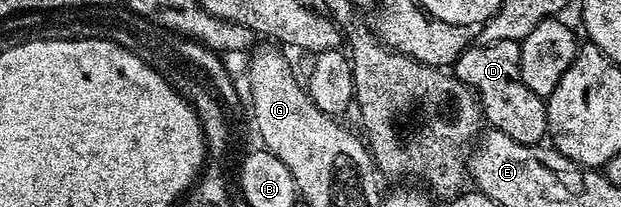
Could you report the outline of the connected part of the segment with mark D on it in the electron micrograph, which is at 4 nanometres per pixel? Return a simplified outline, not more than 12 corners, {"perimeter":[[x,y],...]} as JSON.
{"perimeter":[[512,40],[471,44],[452,73],[482,117],[520,145],[548,134]]}

